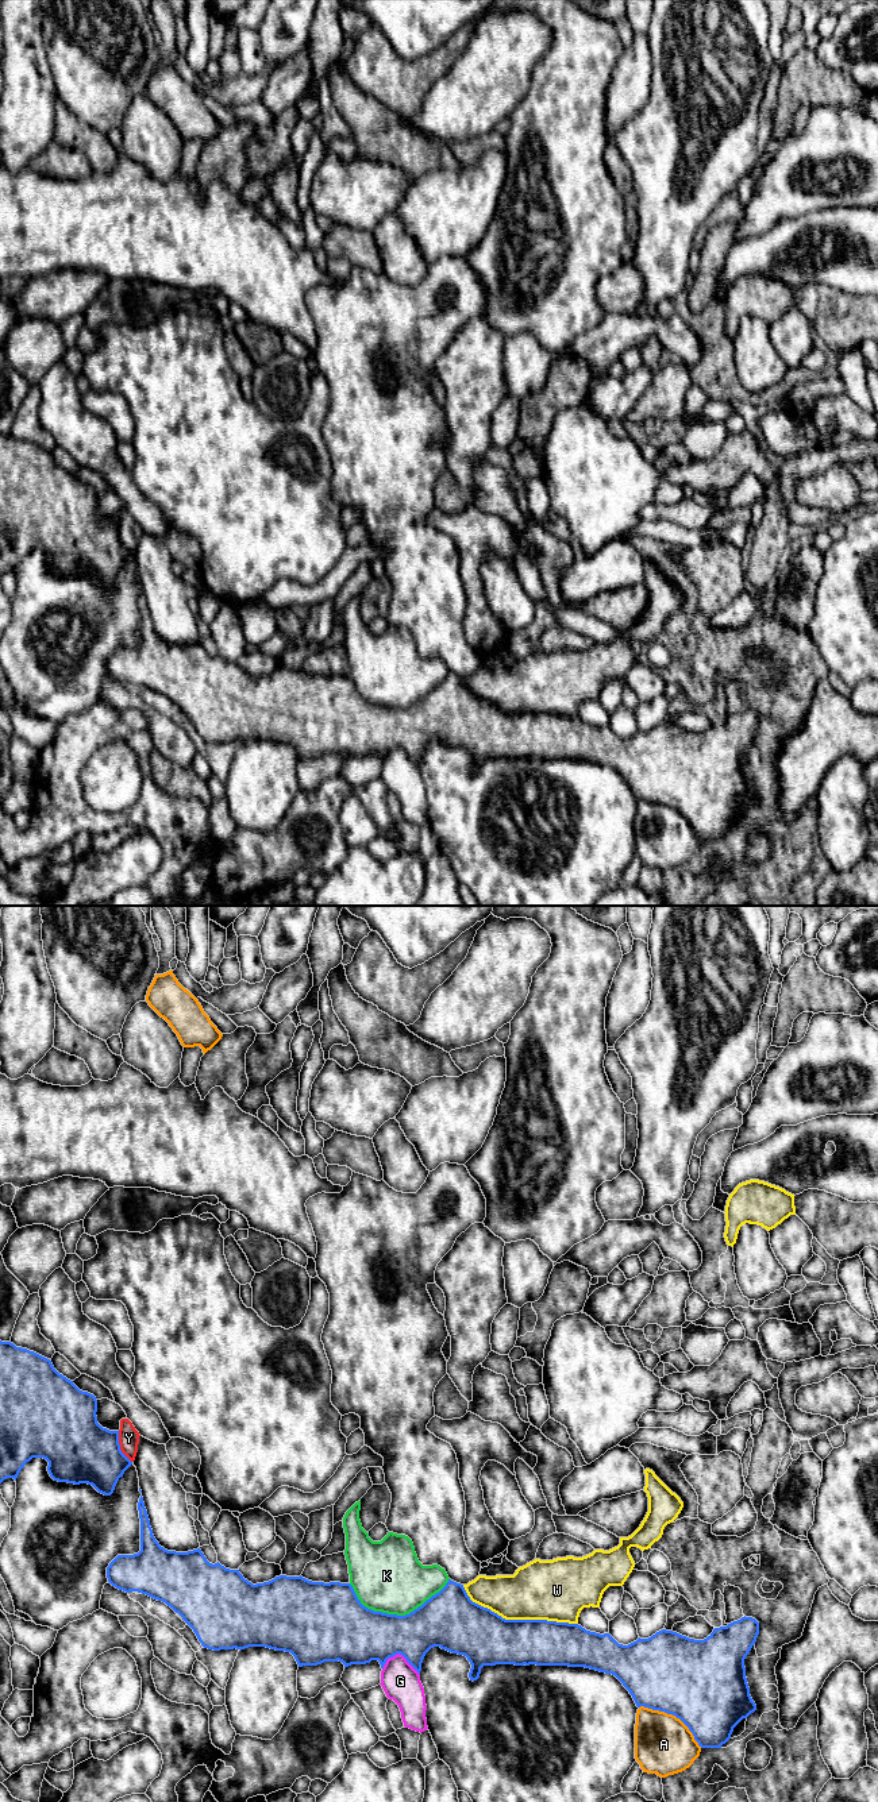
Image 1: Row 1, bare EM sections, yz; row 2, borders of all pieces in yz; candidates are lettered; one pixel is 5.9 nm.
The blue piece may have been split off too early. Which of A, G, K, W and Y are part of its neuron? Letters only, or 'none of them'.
W

